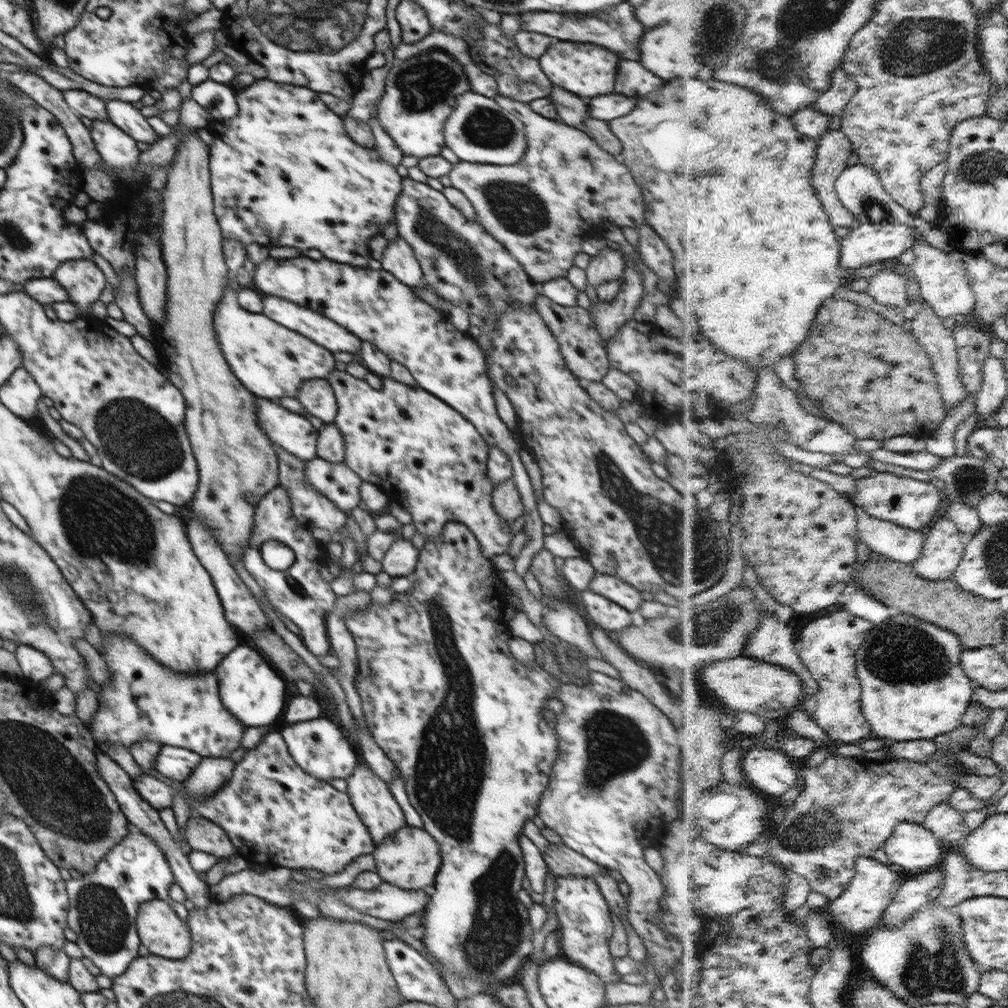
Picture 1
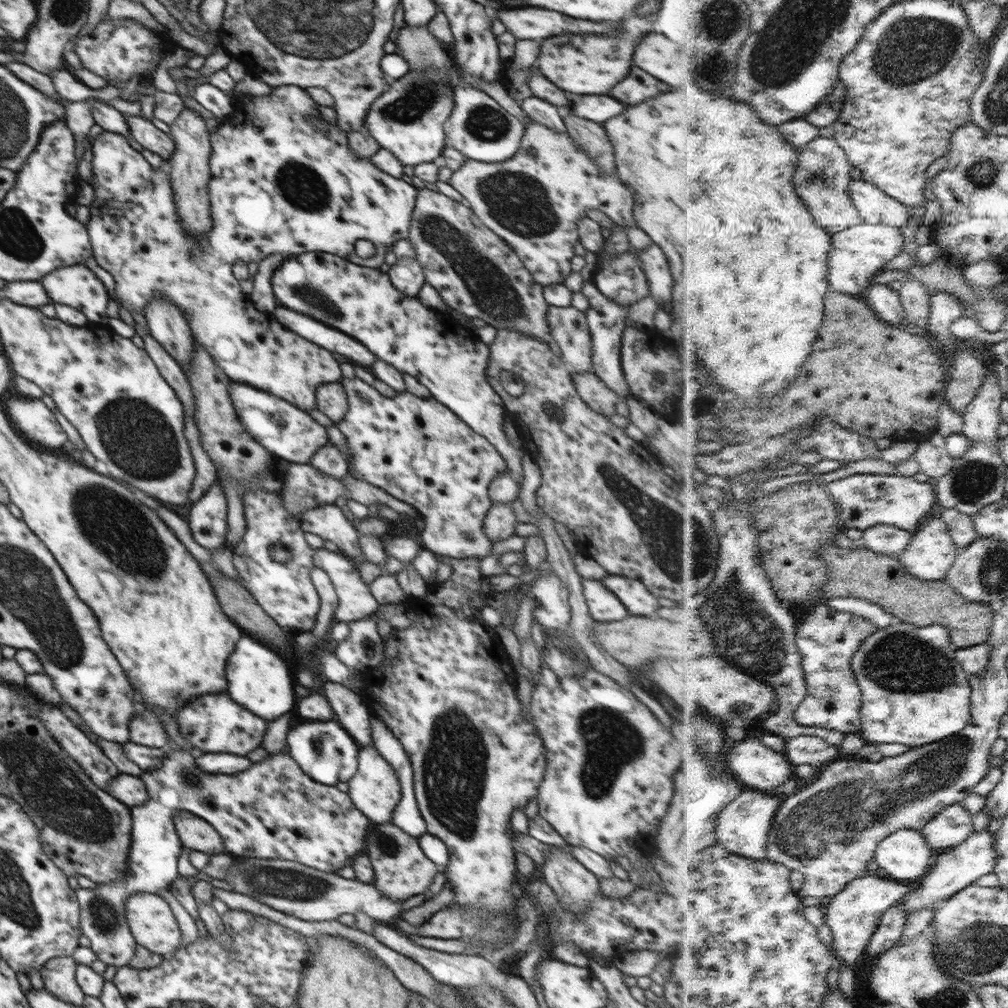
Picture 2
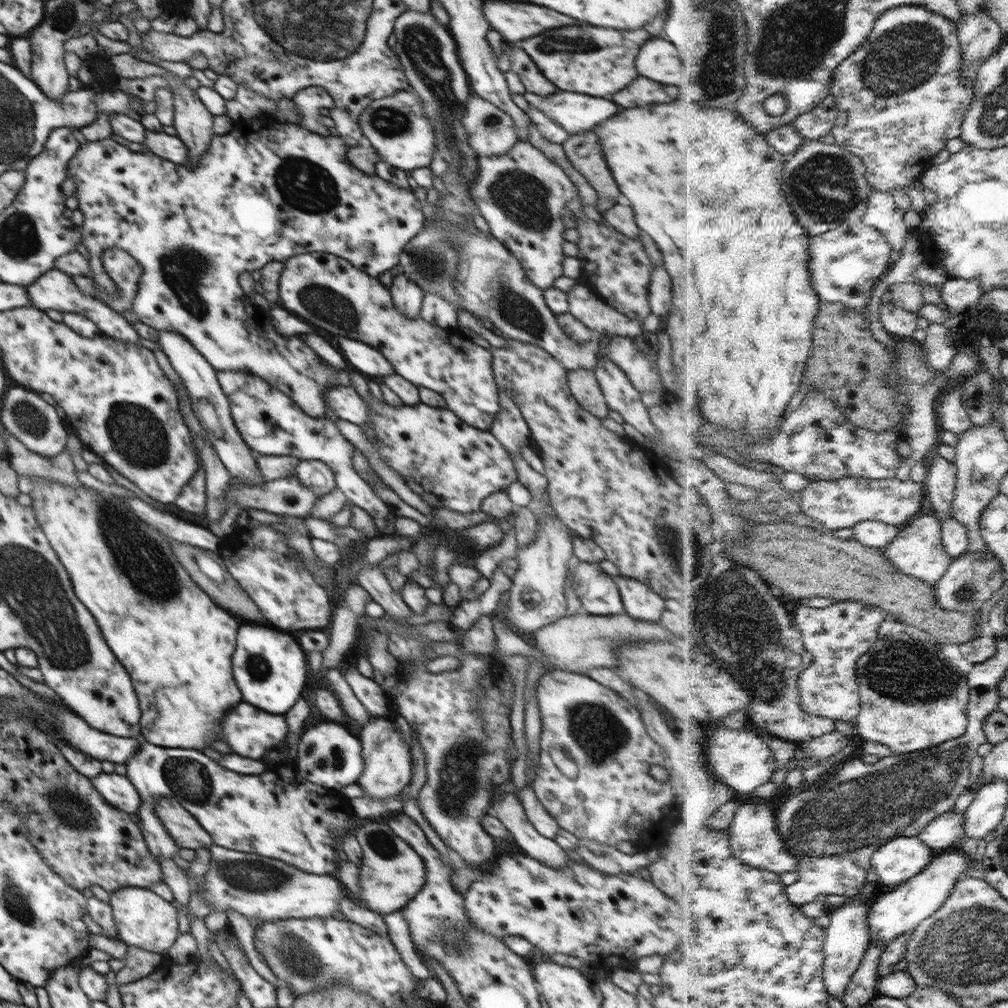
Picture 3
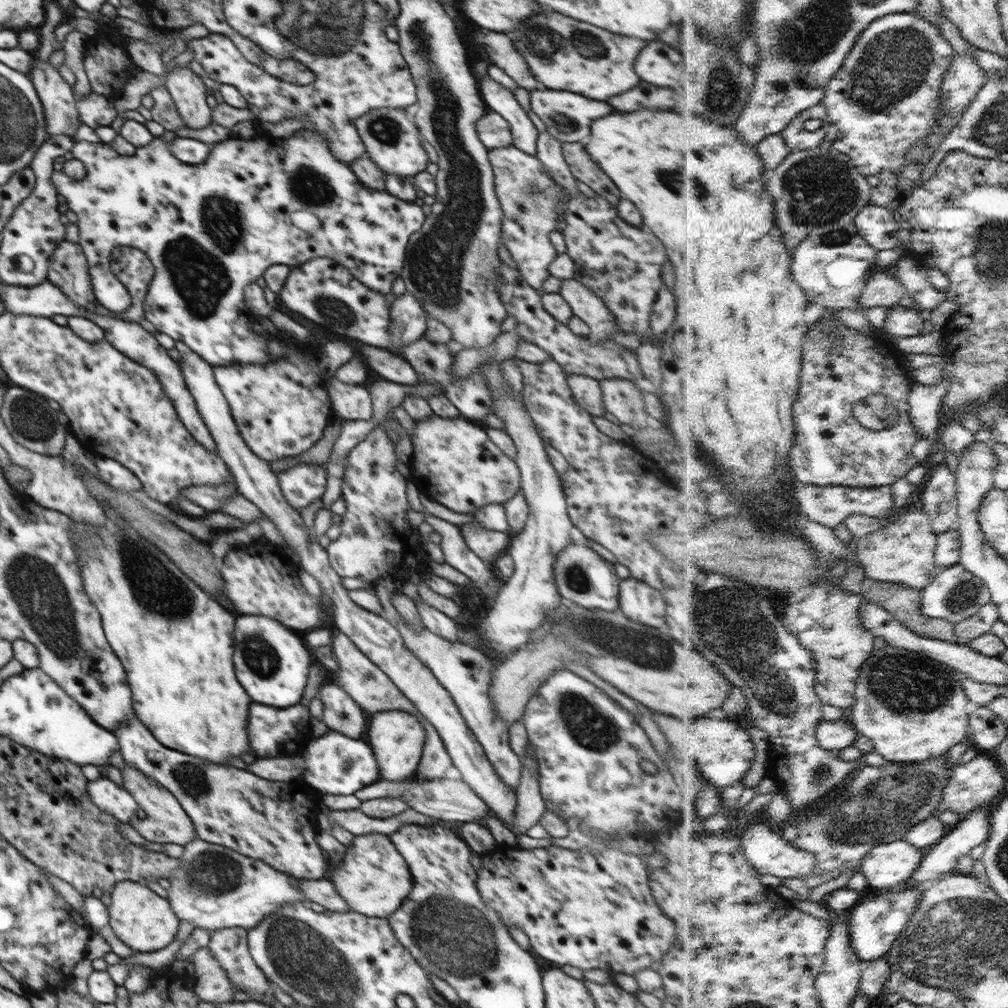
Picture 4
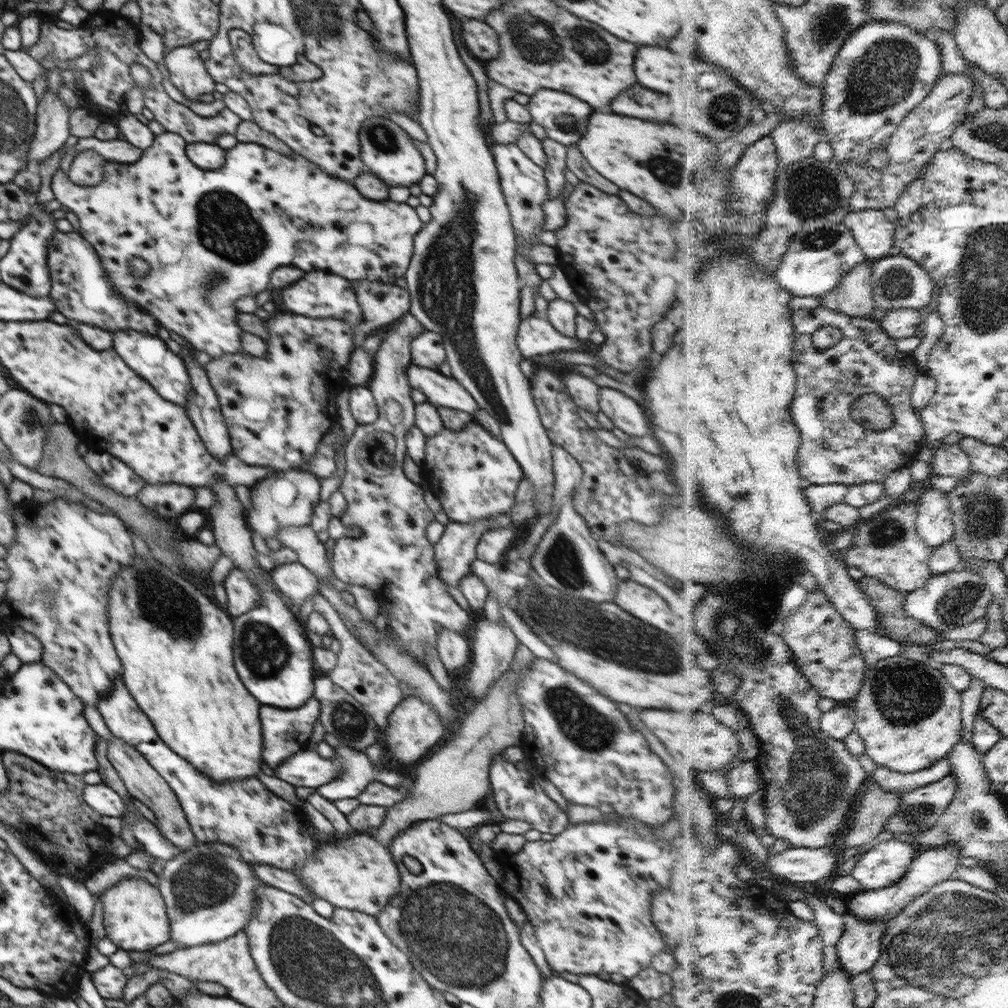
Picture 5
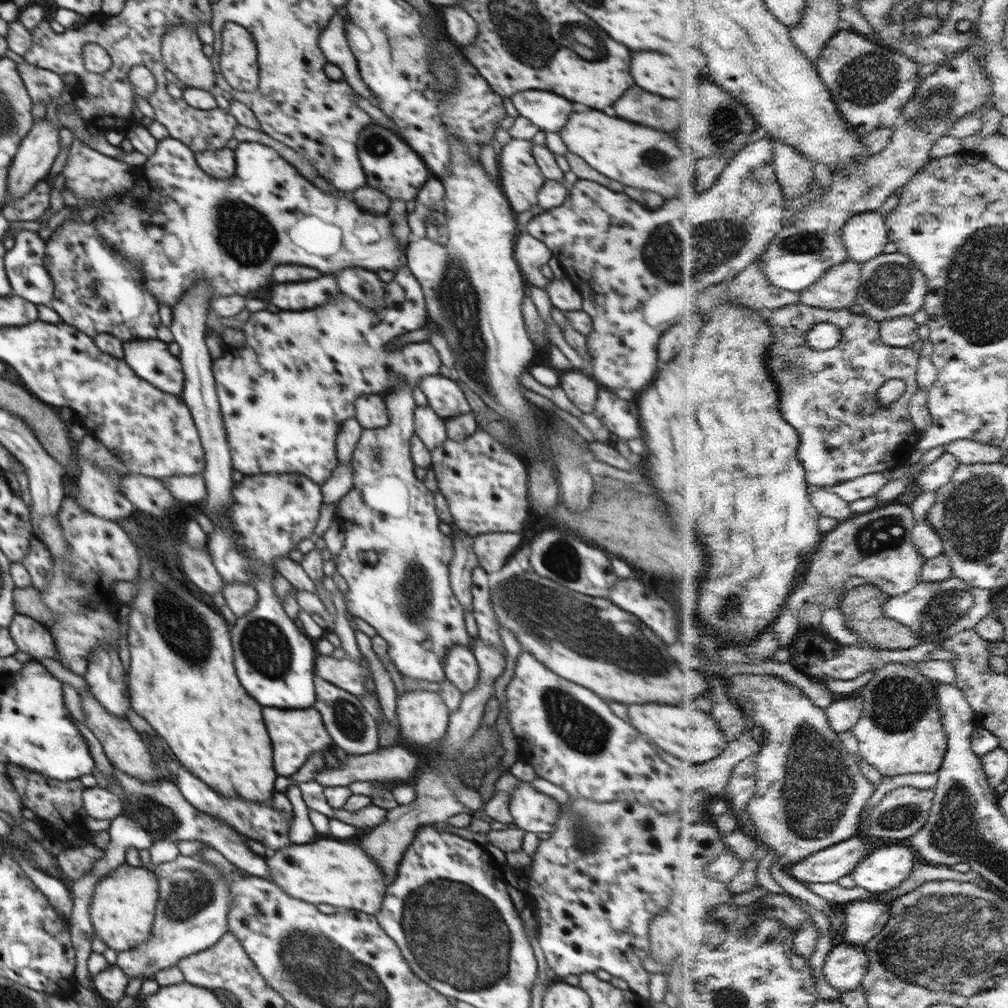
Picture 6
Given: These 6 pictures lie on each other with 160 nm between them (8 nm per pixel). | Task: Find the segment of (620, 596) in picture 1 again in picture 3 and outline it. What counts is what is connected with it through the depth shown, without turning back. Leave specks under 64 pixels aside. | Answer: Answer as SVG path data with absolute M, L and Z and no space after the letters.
M613 577L621 594L625 612L636 620L658 622L665 609L665 599L646 583L623 577Z

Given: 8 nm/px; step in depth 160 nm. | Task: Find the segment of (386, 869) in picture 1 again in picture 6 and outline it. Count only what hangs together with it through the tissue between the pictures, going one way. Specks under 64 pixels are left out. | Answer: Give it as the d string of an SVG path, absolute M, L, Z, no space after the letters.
M321 838L301 845L288 845L264 857L270 868L270 881L280 887L288 896L299 898L312 905L330 904L337 909L360 910L375 915L381 907L385 890L391 880L361 846L344 843L335 839Z

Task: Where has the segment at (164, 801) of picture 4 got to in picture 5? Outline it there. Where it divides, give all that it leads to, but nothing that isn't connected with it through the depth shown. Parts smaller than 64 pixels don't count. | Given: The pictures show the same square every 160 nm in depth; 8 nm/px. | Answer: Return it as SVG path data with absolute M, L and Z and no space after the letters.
M113 736L108 743L108 760L120 775L131 797L148 806L154 813L158 819L156 826L164 838L181 850L189 849L197 844L198 840L192 832L174 791L166 783L166 780L148 764L146 757L138 754L138 750L134 746L130 746L124 740Z

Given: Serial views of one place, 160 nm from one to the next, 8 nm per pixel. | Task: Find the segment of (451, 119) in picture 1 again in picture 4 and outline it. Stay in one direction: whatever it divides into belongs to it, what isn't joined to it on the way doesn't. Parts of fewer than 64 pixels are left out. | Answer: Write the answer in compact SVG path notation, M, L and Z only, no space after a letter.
M492 110L478 119L477 133L488 150L512 145L513 138L508 121Z

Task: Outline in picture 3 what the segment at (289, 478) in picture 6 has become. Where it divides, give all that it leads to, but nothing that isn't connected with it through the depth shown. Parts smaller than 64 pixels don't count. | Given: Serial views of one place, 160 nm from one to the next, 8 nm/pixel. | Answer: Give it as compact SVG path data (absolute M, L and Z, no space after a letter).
M319 460L299 461L292 475L298 479L299 484L318 496L324 496L336 487L334 473L325 462Z

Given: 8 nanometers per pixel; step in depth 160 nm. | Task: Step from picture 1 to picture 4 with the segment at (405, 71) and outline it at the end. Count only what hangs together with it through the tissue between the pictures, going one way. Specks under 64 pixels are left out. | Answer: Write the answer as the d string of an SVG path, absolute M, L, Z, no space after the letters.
M376 108L357 118L355 125L365 146L365 156L371 158L380 170L406 177L426 170L429 156L421 145L417 126L406 117L404 108Z

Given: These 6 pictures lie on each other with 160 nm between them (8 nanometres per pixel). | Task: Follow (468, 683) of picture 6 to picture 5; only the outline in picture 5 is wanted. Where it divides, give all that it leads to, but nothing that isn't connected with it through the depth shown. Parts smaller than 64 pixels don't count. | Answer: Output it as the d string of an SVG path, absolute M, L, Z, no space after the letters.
M440 626L436 649L450 676L459 675L462 668L464 668L464 664L471 660L468 640L460 635L460 631L456 632Z

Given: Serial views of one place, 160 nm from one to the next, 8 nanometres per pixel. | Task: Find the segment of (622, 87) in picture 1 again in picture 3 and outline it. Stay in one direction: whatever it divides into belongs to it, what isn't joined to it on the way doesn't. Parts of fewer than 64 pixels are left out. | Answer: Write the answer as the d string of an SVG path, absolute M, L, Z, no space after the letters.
M636 78L630 86L626 86L624 90L616 92L612 96L612 100L624 108L634 108L640 104L662 104L662 102L672 102L676 100L678 90L674 86L668 86L668 94L666 88L662 84L656 84L648 78Z

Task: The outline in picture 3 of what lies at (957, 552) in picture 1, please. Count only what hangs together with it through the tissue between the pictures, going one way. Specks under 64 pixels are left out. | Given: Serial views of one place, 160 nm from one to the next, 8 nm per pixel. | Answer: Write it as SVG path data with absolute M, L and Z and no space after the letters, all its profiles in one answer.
M937 514L924 515L902 527L896 540L886 548L886 556L894 566L903 573L921 578L930 584L936 585L946 576L954 557L946 551L944 539L943 519Z

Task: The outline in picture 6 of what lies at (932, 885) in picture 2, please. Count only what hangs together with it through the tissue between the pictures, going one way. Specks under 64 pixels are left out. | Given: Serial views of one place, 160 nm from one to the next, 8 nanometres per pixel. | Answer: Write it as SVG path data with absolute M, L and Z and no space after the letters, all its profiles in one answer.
M845 941L835 944L828 954L824 971L830 984L842 992L863 986L871 971L868 946Z

